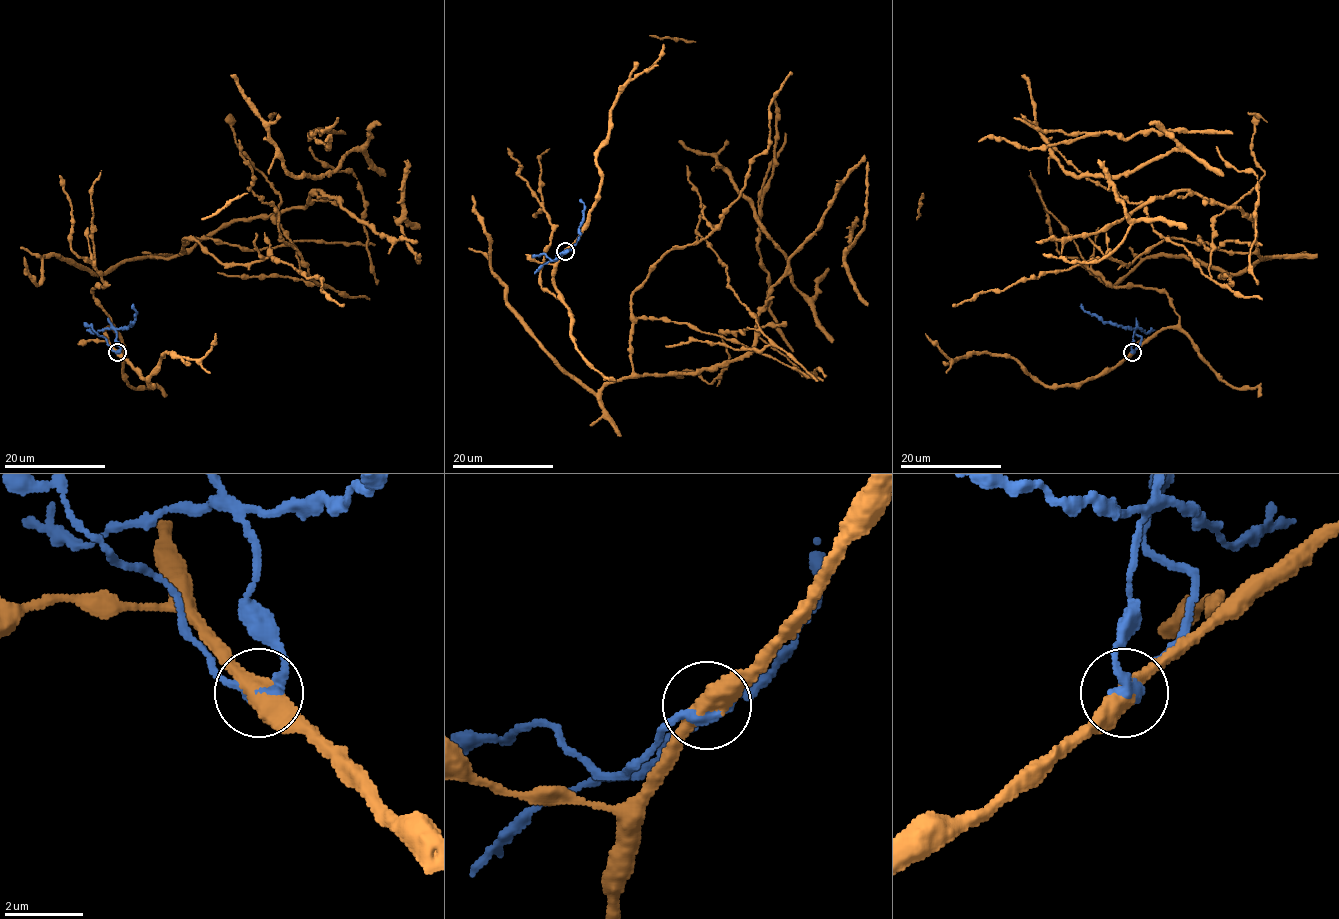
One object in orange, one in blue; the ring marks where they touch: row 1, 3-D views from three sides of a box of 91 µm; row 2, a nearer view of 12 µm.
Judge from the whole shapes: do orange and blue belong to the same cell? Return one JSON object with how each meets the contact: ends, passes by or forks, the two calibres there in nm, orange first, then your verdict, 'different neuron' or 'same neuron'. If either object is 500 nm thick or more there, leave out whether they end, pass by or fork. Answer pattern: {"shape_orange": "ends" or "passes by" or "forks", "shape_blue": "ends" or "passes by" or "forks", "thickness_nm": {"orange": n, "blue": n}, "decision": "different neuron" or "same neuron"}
{"shape_orange": "passes by", "shape_blue": "passes by", "thickness_nm": {"orange": 480, "blue": 340}, "decision": "different neuron"}

